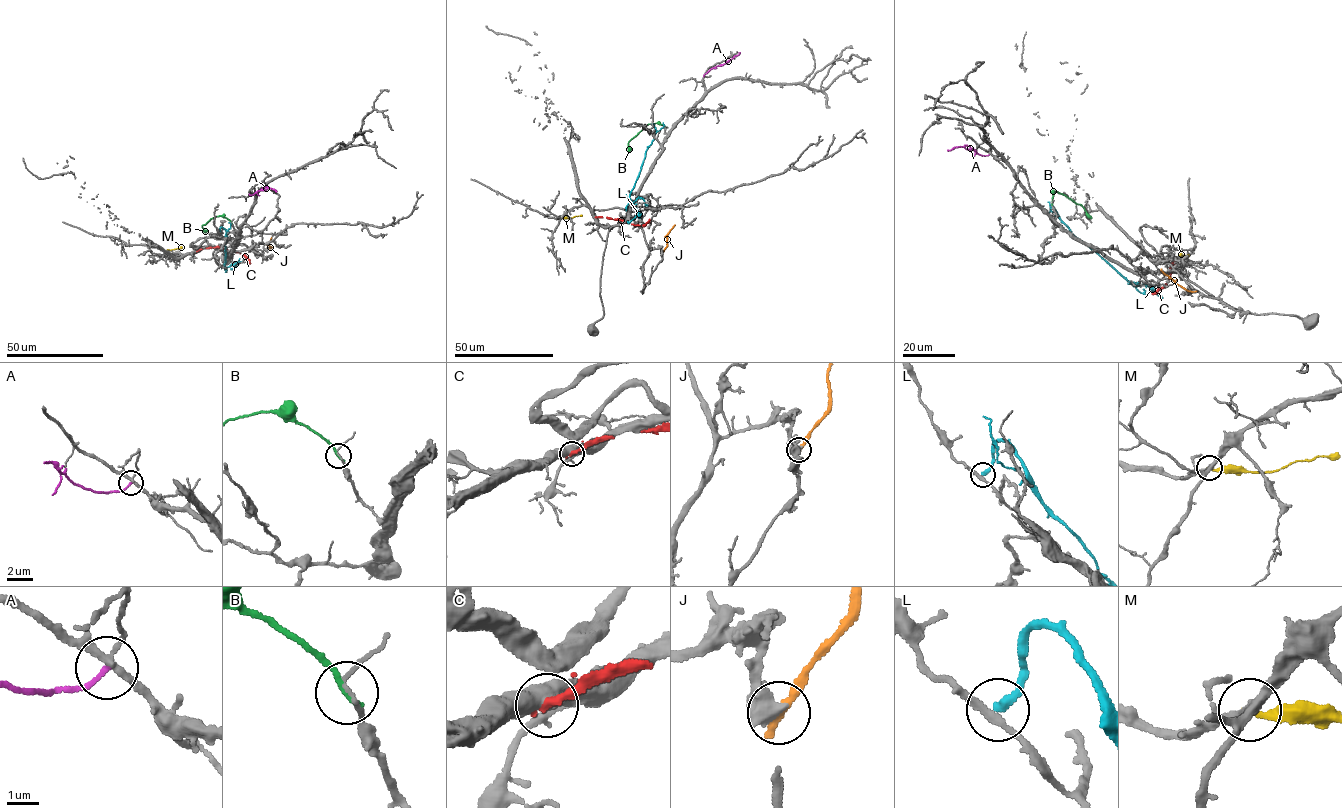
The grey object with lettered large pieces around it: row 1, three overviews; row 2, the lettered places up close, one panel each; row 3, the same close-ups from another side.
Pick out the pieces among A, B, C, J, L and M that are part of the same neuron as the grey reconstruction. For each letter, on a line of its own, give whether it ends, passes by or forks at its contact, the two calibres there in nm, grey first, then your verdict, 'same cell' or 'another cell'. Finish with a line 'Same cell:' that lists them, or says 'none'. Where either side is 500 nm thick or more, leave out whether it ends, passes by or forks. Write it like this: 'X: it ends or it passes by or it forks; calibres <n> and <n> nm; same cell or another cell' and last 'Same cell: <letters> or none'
A: it ends; calibres 240 and 160 nm; another cell
B: it ends; calibres 120 and 200 nm; another cell
C: it ends; calibres 440 and 320 nm; another cell
J: calibres 650 and 320 nm; another cell
L: it ends; calibres 200 and 260 nm; another cell
M: it ends; calibres 280 and 220 nm; another cell
Same cell: none

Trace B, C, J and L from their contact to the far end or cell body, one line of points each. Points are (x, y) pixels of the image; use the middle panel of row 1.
B: (664, 126), (648, 123), (629, 141), (629, 151)
C: (595, 217), (639, 225), (650, 219)
J: (662, 252), (667, 245), (667, 234), (675, 225)
L: (652, 123), (656, 130), (629, 197), (638, 214), (627, 221)

